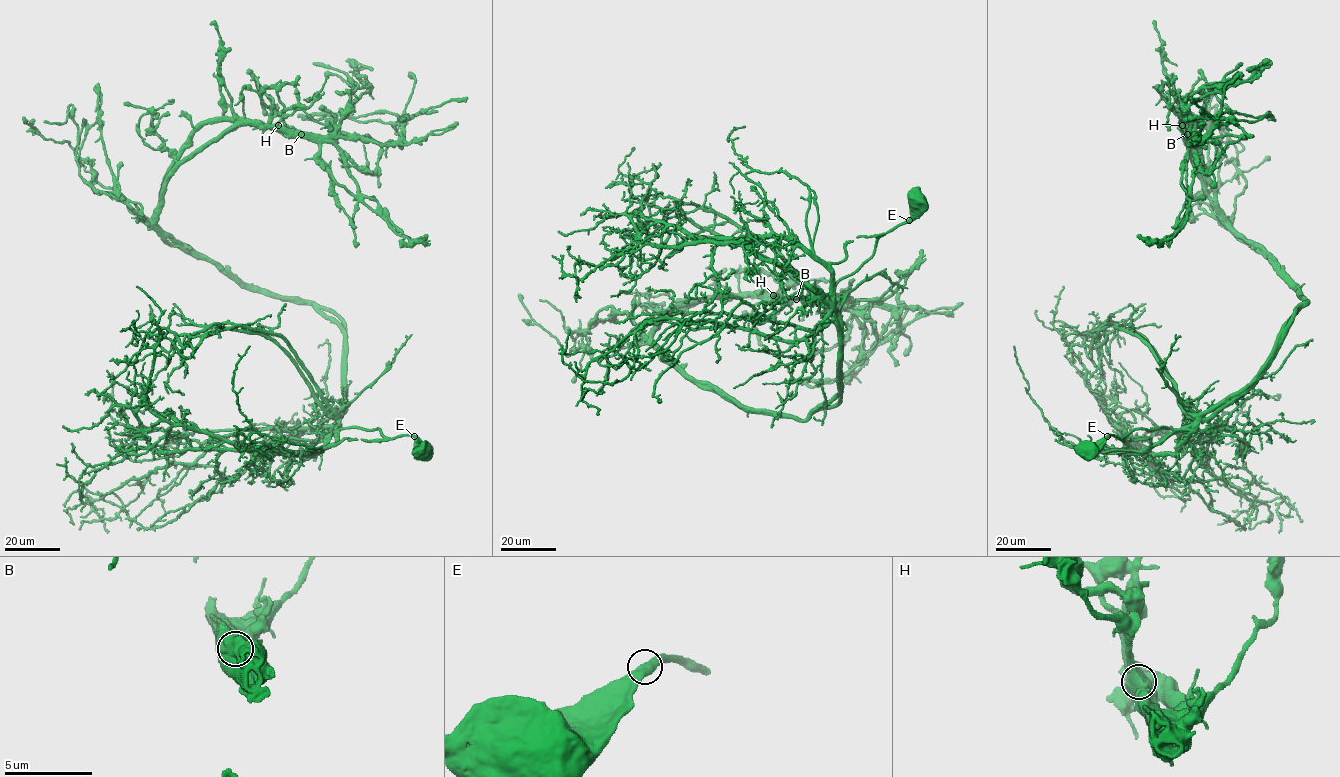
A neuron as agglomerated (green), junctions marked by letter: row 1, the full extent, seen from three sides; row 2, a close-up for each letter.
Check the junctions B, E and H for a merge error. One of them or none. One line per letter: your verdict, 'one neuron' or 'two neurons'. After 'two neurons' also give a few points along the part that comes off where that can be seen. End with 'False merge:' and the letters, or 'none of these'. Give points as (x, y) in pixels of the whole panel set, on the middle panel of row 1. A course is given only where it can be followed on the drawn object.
B: two neurons; course (796, 300), (651, 339), (805, 419), (840, 389), (833, 310), (793, 341), (646, 320), (603, 392)
E: one neuron
H: one neuron
False merge: B

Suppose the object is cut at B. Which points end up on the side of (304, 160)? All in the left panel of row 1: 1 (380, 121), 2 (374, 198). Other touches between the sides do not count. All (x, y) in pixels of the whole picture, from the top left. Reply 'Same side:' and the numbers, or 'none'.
Same side: 1, 2

